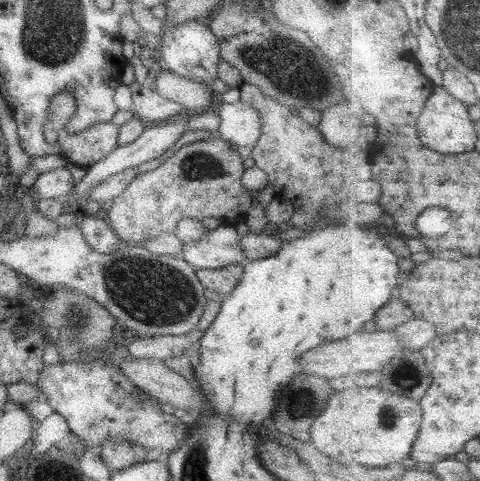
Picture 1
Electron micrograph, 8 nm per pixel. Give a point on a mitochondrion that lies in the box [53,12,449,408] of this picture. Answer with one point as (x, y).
(151, 296)

